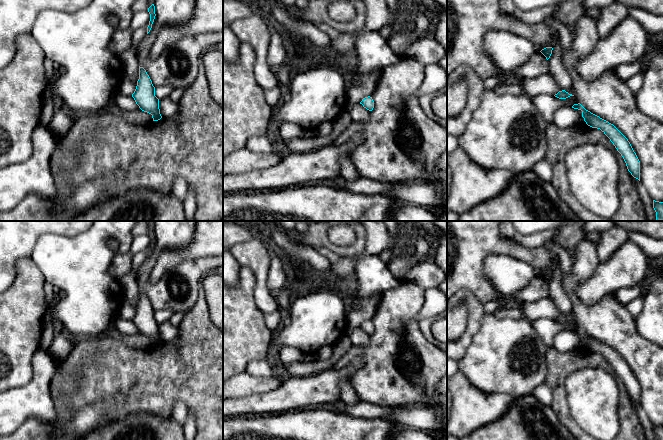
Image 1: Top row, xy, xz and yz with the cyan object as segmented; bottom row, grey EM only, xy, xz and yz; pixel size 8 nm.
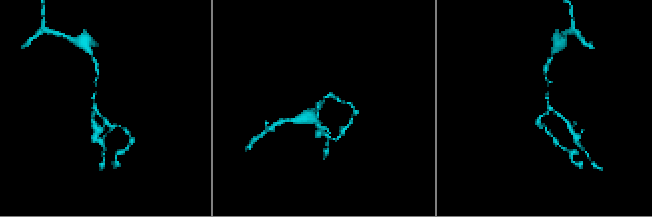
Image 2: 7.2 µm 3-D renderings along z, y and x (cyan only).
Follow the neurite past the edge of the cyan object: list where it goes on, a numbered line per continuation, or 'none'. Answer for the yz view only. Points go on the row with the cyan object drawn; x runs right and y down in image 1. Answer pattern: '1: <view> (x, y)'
none

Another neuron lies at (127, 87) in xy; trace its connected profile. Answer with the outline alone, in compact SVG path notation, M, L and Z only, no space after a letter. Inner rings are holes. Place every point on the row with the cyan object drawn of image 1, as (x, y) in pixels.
M124 76L118 86L117 92L132 96L137 86L137 82L132 81L129 77Z

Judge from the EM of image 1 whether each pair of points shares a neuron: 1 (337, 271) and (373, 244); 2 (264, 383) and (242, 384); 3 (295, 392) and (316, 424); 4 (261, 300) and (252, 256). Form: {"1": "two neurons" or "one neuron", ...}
{"1": "one neuron", "2": "one neuron", "3": "two neurons", "4": "one neuron"}

